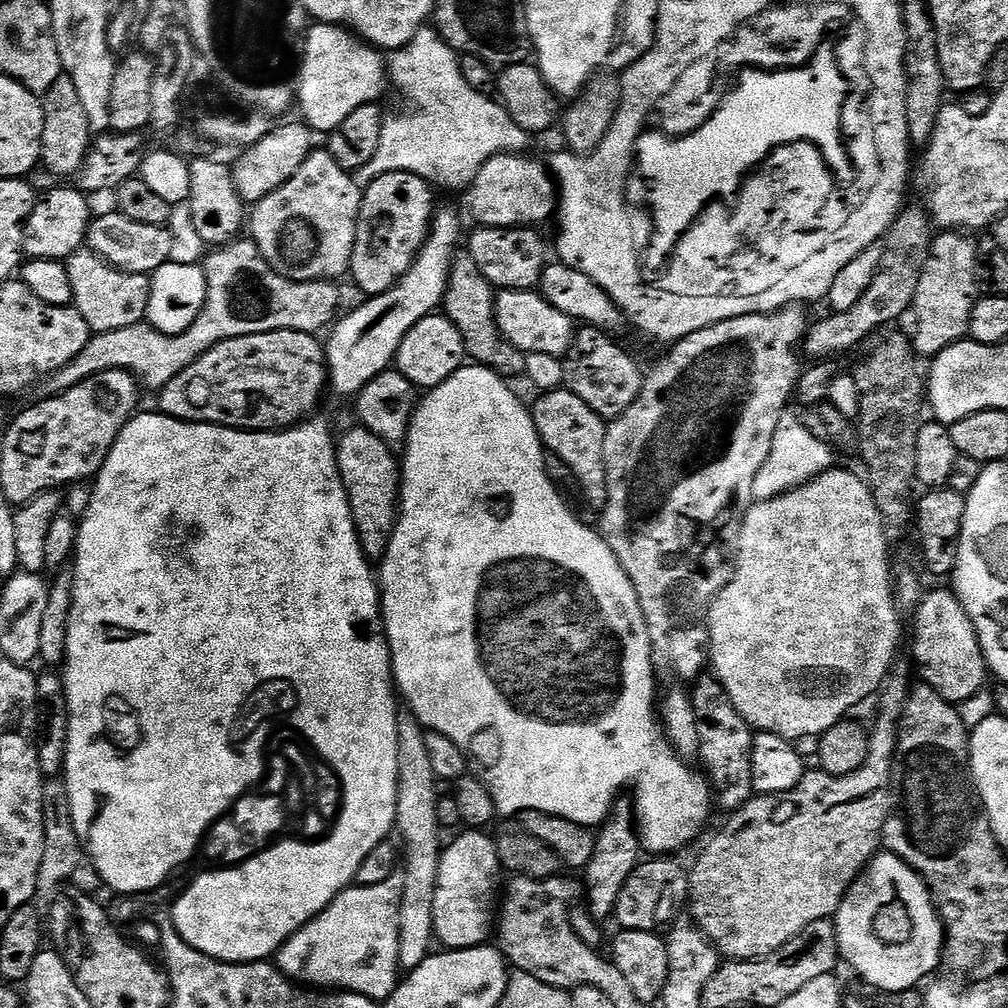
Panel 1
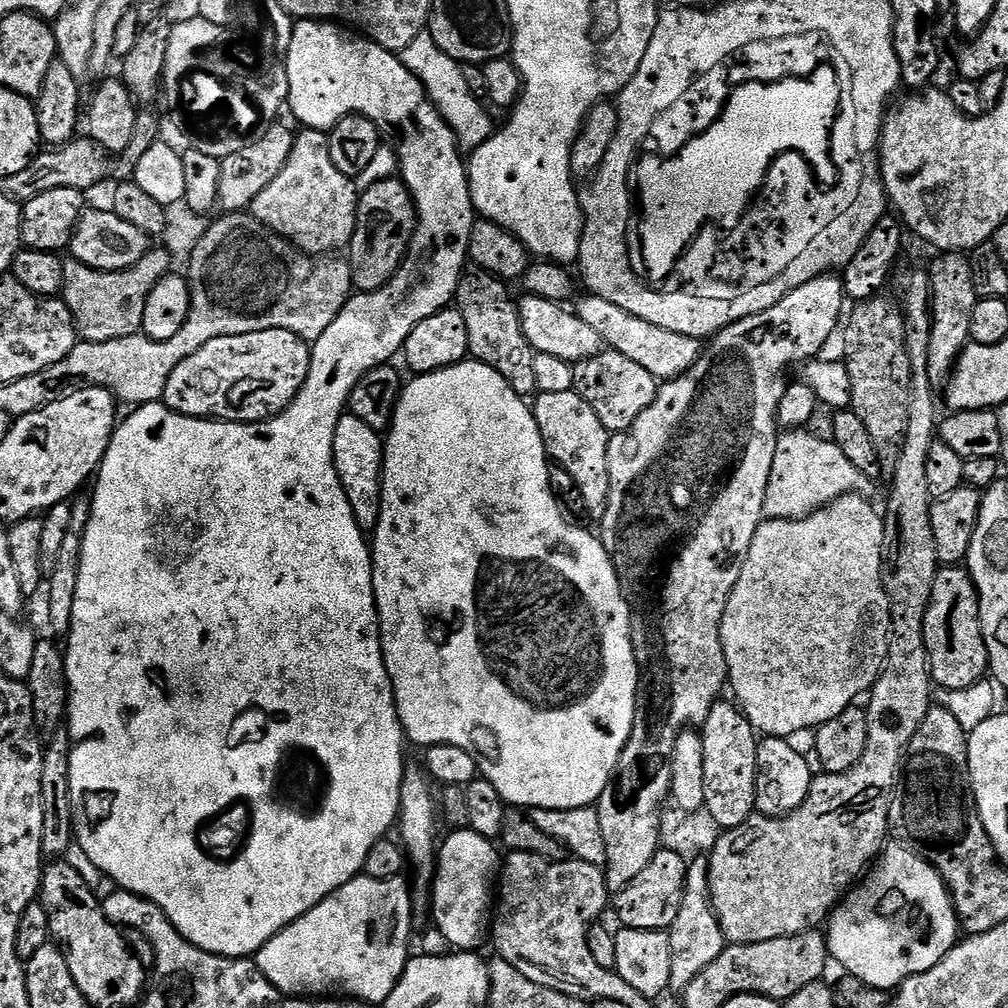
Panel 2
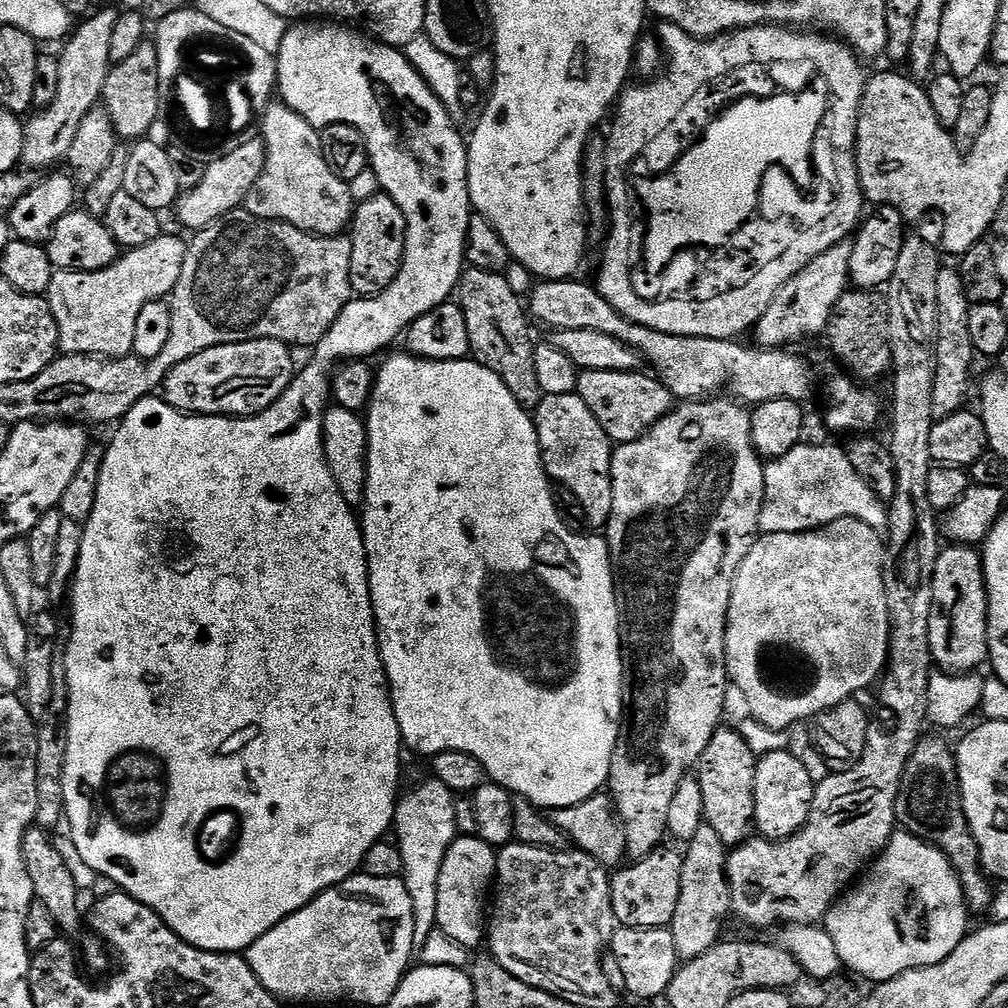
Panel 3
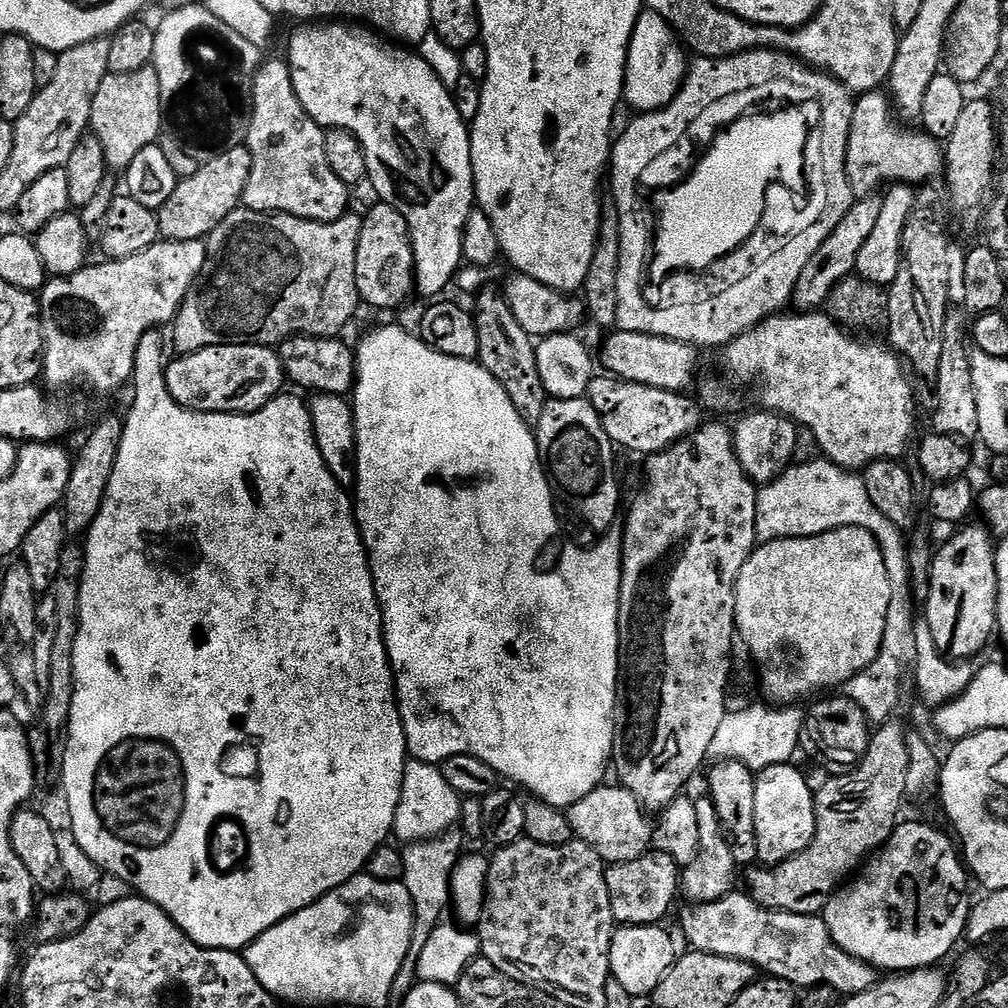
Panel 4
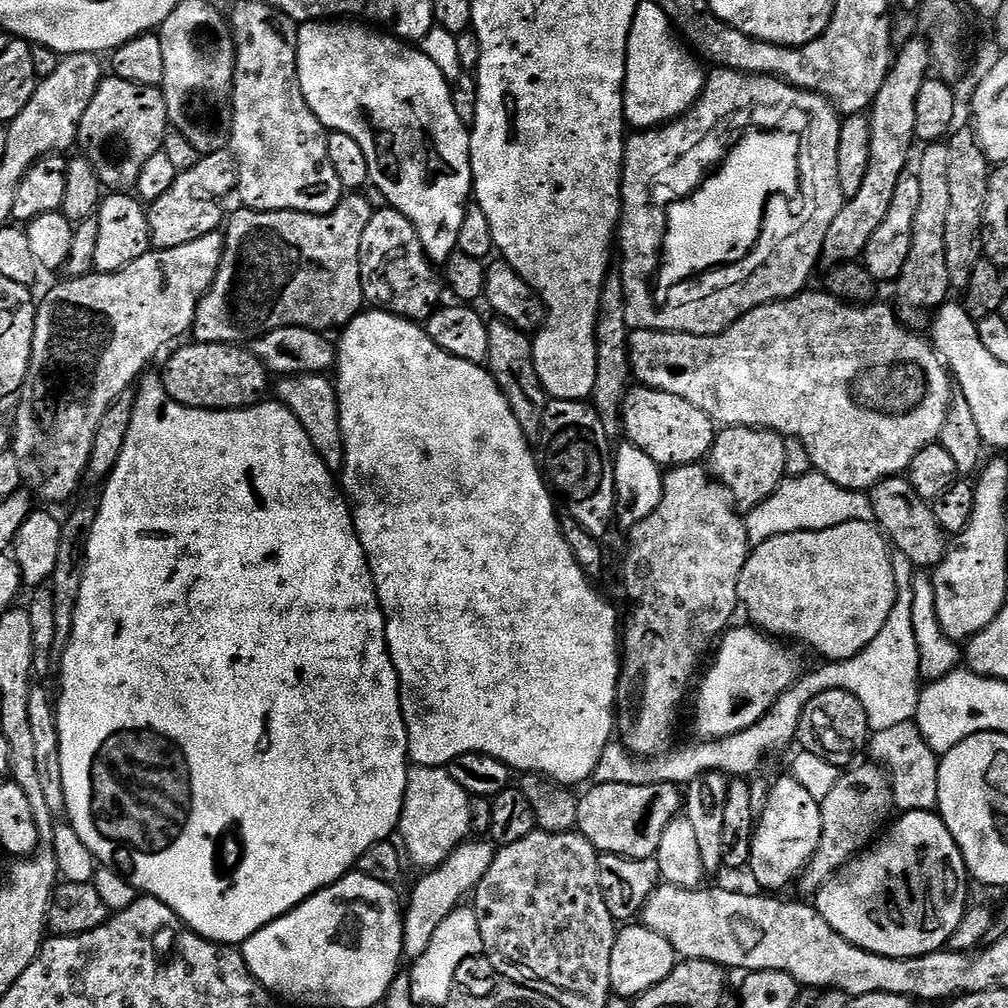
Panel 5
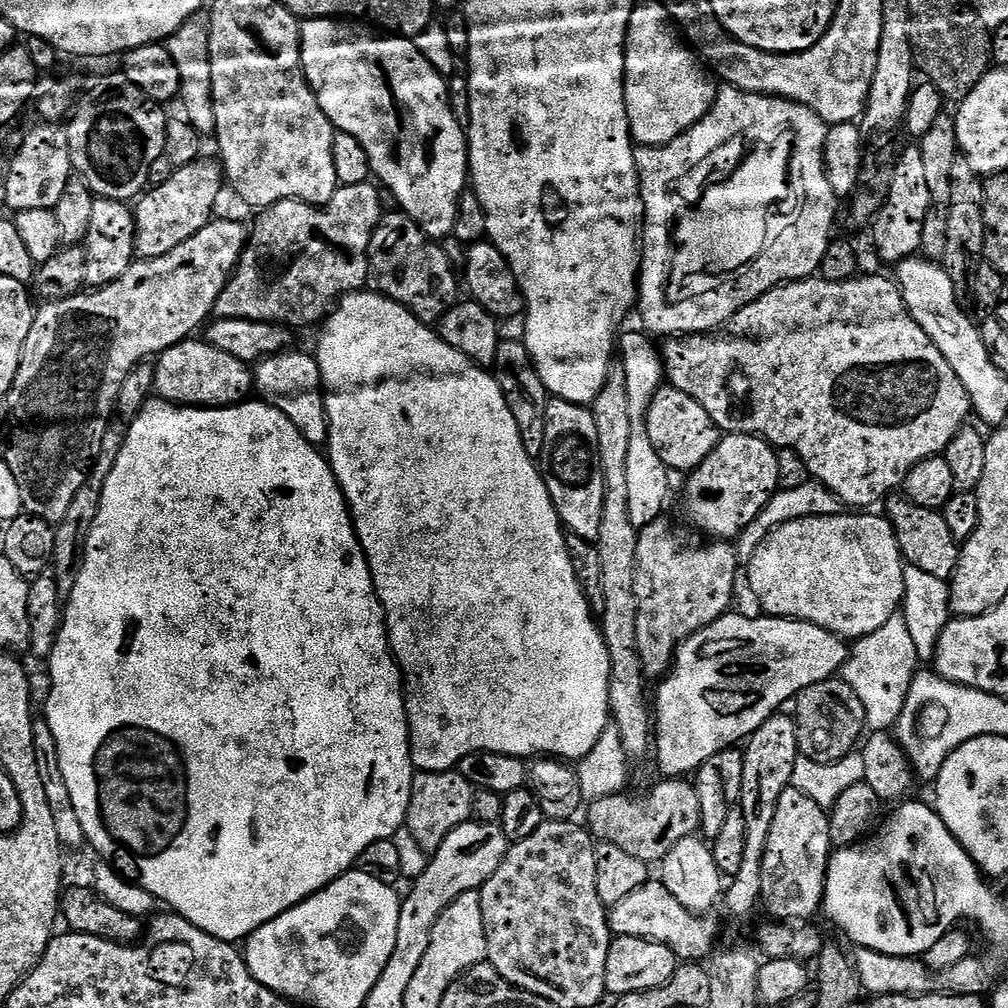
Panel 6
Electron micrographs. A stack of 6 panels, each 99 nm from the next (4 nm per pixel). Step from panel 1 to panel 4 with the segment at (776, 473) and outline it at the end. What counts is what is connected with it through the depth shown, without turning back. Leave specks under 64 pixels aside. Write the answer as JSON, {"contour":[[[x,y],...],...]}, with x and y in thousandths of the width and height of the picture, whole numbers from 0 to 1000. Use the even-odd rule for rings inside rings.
{"contour":[[[813,454],[799,460],[787,459],[772,475],[757,481],[750,489],[750,535],[754,540],[762,540],[765,536],[811,532],[832,524],[854,524],[868,532],[871,542],[875,546],[875,554],[879,558],[879,569],[883,573],[883,605],[879,609],[879,625],[877,626],[875,645],[871,647],[871,653],[859,665],[855,665],[846,675],[841,675],[835,680],[836,689],[846,694],[857,705],[862,719],[872,720],[882,717],[888,711],[885,709],[892,704],[893,697],[897,694],[897,682],[900,679],[902,682],[903,672],[906,670],[910,650],[908,621],[911,614],[911,599],[909,603],[911,595],[905,586],[905,566],[903,565],[898,529],[890,520],[880,516],[875,510],[875,506],[871,506],[871,502],[867,502],[867,498],[863,498],[863,490],[859,486],[856,471],[831,462],[820,454]]]}

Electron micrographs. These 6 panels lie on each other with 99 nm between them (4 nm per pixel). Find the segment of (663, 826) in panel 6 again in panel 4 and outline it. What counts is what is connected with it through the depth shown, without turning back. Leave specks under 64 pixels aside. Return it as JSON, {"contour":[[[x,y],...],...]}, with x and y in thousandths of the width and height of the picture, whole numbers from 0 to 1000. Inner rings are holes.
{"contour":[[[600,776],[594,782],[585,784],[581,792],[569,796],[562,806],[568,830],[584,837],[603,859],[629,855],[629,851],[637,851],[649,837],[649,813],[643,811],[646,809],[639,799],[629,788],[625,788],[625,784],[606,777]]]}

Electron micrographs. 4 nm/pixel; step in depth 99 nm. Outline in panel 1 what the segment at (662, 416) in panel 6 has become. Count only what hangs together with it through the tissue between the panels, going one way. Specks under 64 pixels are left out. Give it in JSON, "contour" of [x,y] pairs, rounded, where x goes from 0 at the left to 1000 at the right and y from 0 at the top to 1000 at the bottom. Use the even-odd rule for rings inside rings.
{"contour":[[[576,324],[567,337],[563,352],[559,354],[560,385],[573,391],[573,395],[601,419],[612,417],[635,394],[640,375],[630,355],[607,337],[610,336],[594,325]]]}

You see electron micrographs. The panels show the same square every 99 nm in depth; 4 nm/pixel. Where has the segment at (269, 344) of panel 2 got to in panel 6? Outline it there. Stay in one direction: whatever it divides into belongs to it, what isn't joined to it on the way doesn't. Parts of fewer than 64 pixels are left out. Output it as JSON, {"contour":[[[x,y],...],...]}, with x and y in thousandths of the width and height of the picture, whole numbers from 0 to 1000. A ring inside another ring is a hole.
{"contour":[[[194,336],[182,337],[159,350],[153,361],[154,392],[168,401],[196,405],[228,405],[245,398],[252,385],[251,366],[201,336]]]}

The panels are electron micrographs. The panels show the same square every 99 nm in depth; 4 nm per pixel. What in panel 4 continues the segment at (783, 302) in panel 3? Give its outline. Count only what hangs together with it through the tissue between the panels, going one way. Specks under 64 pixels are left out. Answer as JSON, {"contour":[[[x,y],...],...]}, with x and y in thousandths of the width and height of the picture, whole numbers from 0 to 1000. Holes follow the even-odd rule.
{"contour":[[[869,192],[852,195],[846,201],[845,207],[839,212],[839,216],[835,216],[835,220],[831,220],[831,224],[827,224],[826,230],[815,240],[812,250],[808,252],[804,260],[800,260],[785,296],[785,301],[791,307],[816,307],[820,303],[823,292],[831,284],[831,280],[835,280],[848,271],[851,251],[855,248],[856,242],[863,236],[876,203],[876,197]]]}

